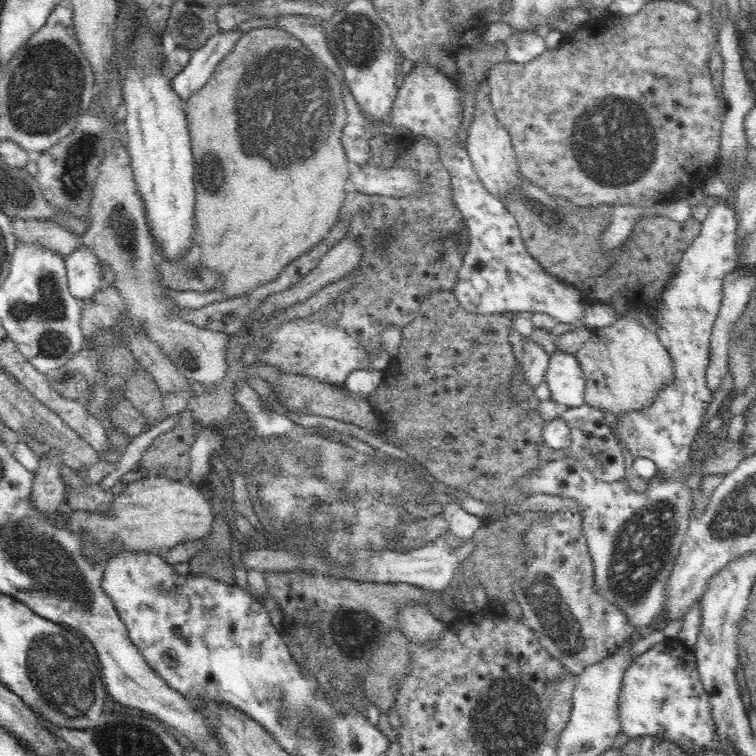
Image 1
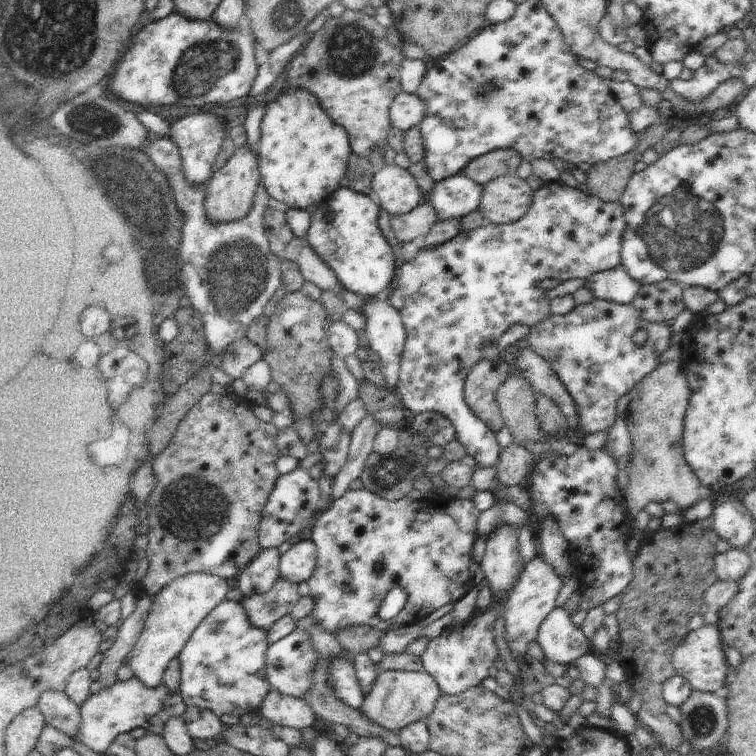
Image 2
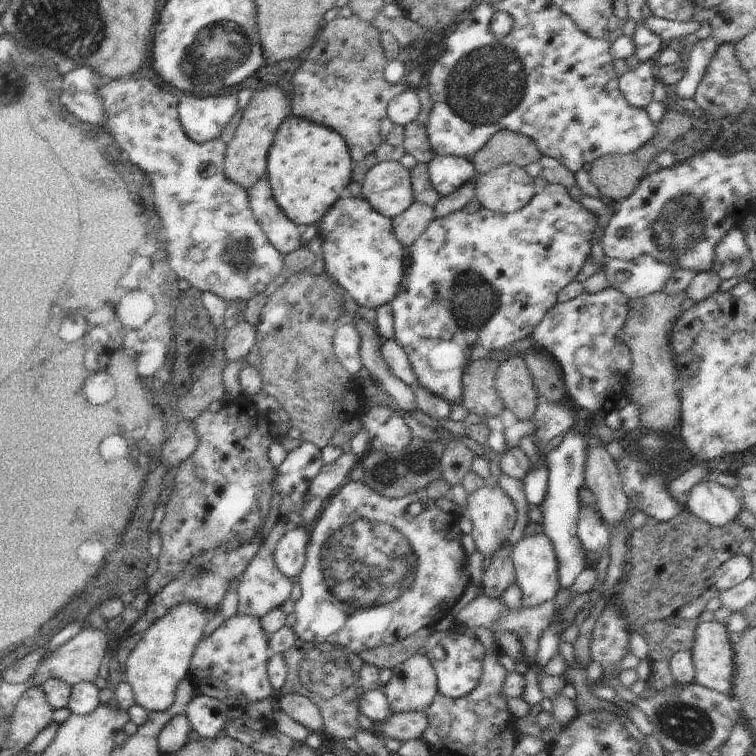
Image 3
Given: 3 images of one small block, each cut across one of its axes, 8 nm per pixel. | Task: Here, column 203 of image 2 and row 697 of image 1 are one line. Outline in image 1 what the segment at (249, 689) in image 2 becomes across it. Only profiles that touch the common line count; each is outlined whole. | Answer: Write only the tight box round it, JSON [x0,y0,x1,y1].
[618,638,720,752]

